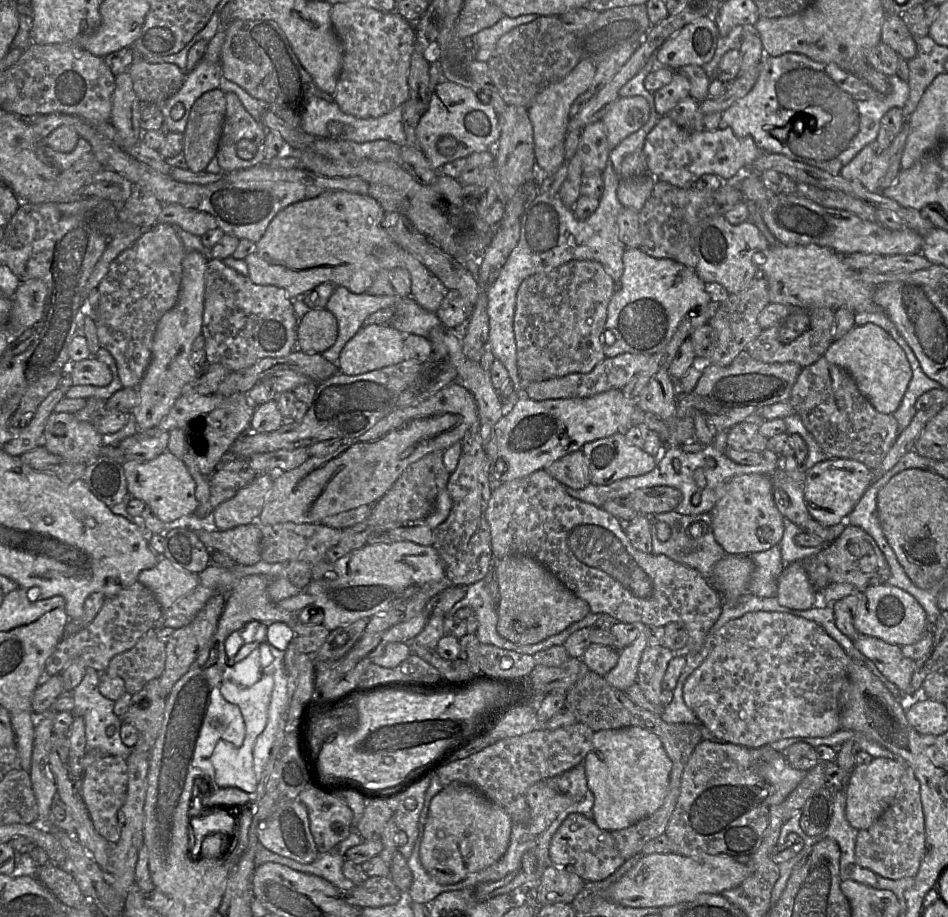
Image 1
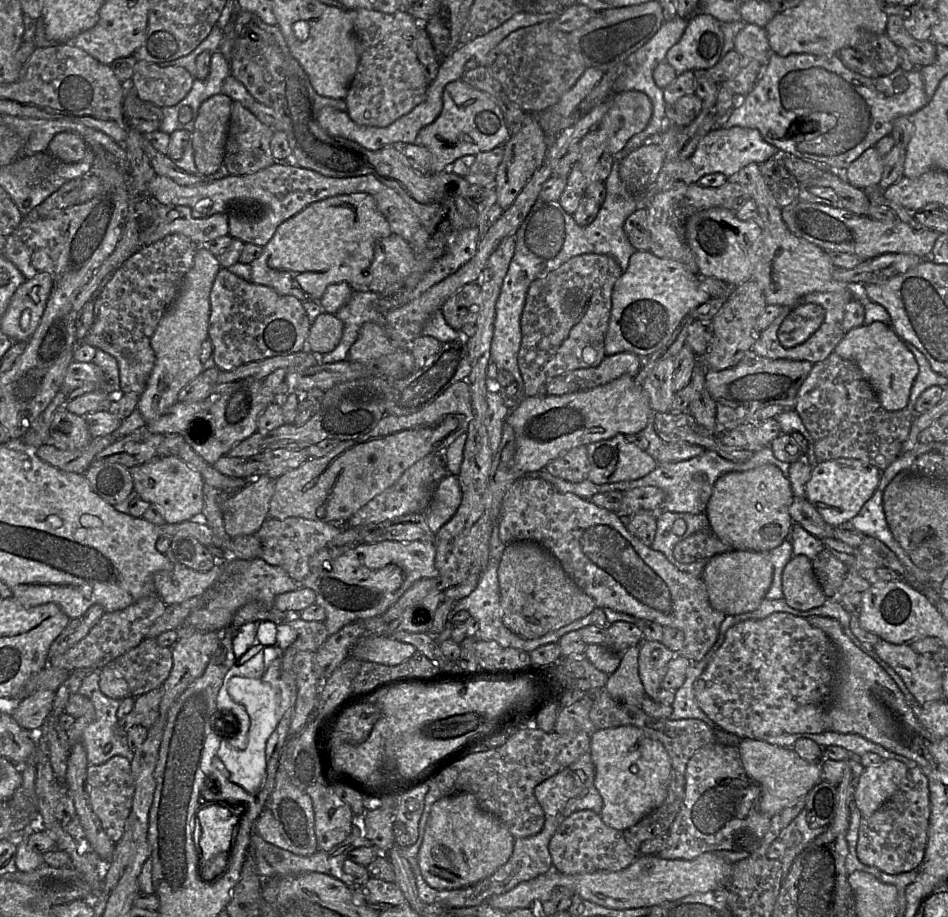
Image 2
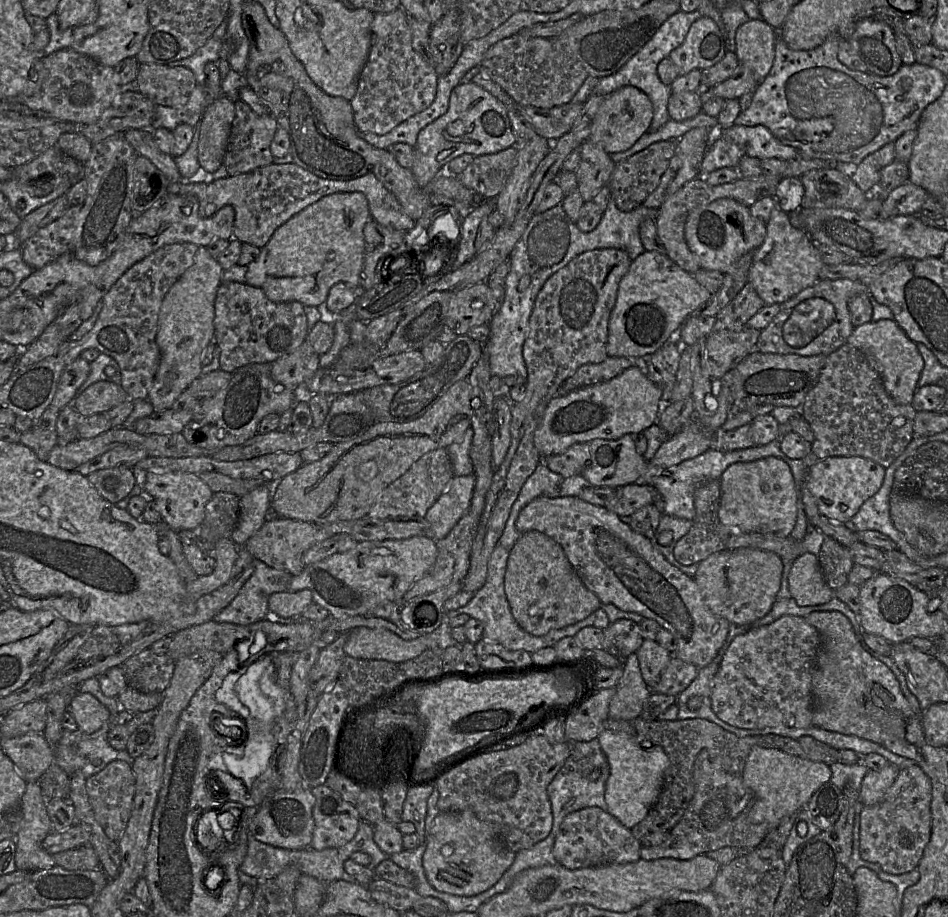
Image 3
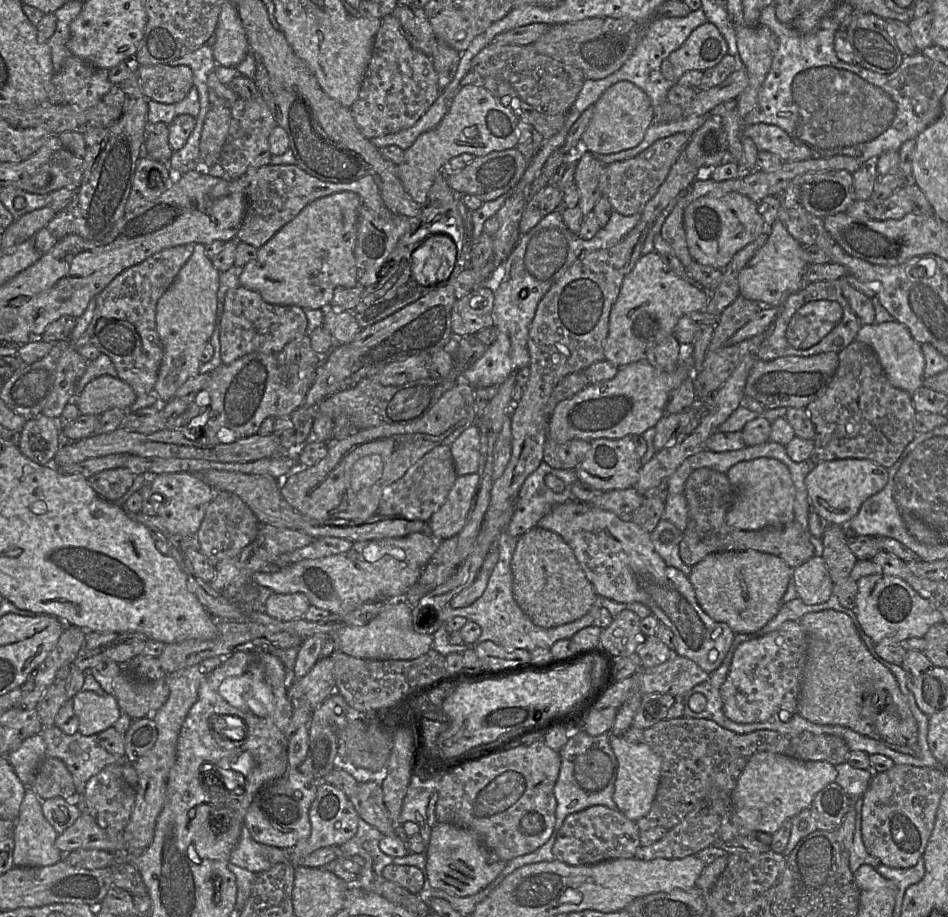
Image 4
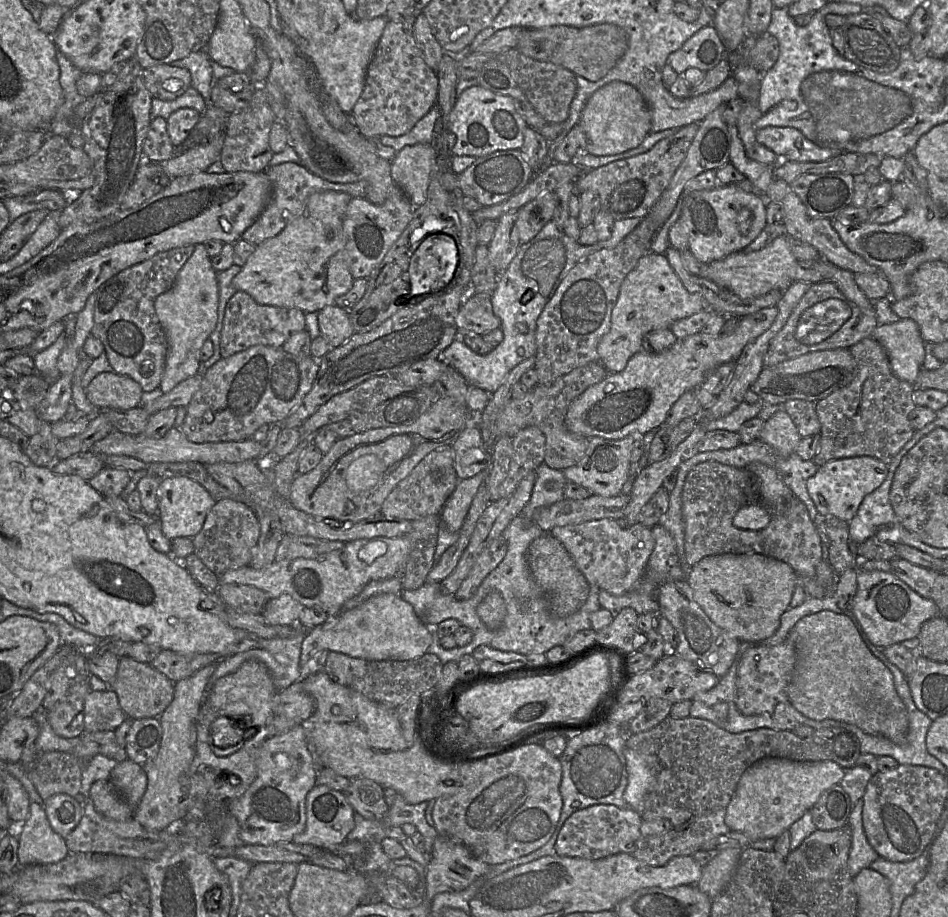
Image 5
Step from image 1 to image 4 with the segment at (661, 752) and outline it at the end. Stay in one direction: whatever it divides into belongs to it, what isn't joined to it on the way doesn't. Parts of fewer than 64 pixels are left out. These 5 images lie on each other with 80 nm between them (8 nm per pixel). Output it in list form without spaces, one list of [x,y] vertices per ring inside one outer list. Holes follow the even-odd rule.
[[[610,735],[610,745],[618,761],[613,800],[621,813],[637,822],[650,811],[655,800],[661,778],[661,758],[647,744],[628,742],[621,736]]]

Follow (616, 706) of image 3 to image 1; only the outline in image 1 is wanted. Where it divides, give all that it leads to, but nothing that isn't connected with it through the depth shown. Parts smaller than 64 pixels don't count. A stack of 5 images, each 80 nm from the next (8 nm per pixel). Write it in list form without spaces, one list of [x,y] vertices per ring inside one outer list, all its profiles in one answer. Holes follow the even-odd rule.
[[[642,628],[638,638],[620,650],[617,665],[605,676],[607,682],[623,692],[636,683],[642,653],[647,646],[649,645],[646,631]]]

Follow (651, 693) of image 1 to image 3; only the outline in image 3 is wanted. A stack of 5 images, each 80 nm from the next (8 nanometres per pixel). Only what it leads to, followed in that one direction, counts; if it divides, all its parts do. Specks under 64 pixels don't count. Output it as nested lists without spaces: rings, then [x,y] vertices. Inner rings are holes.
[[[649,639],[643,640],[635,654],[642,677],[649,688],[652,688],[659,681],[662,672],[673,657],[673,654],[656,640]]]

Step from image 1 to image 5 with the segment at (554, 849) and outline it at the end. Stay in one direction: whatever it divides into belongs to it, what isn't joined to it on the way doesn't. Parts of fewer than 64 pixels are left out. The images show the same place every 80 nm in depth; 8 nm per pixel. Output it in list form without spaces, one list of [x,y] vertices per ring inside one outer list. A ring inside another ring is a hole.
[[[598,804],[577,810],[564,822],[555,843],[558,856],[601,859],[618,853],[630,853],[641,837],[640,813],[632,808],[618,808],[612,804]]]

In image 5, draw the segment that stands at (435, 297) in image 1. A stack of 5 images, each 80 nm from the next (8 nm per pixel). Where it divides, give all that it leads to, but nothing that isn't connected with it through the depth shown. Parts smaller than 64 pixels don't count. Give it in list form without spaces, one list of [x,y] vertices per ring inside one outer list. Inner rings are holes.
[[[324,191],[312,194],[303,212],[276,236],[257,245],[241,271],[233,278],[232,284],[237,291],[248,293],[261,305],[294,307],[307,312],[319,312],[326,306],[335,305],[339,296],[346,294],[354,283],[348,266],[346,238],[343,219],[351,196],[346,192]]]

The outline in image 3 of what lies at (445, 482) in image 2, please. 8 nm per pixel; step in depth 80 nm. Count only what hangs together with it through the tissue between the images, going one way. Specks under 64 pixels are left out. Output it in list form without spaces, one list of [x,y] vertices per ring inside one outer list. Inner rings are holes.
[[[453,476],[450,483],[426,513],[434,540],[445,538],[463,515],[469,510],[475,476]]]

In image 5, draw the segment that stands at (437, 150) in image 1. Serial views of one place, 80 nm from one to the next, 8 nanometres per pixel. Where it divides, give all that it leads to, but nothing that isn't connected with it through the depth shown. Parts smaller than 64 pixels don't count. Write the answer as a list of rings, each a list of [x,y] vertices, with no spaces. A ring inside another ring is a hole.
[[[480,85],[465,89],[449,114],[448,129],[456,136],[452,155],[481,157],[496,151],[520,149],[527,123],[515,109],[513,100]],[[415,144],[405,146],[391,161],[392,178],[414,207],[424,204],[427,199],[436,158],[437,152],[433,144]]]

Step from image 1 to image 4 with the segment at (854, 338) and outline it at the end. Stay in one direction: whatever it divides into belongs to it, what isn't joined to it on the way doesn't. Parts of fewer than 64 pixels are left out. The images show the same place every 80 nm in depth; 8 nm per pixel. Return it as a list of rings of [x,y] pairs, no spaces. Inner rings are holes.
[[[895,320],[880,324],[862,325],[855,340],[869,345],[874,350],[892,386],[904,390],[910,395],[922,386],[925,360],[921,344],[913,339],[904,324]]]

